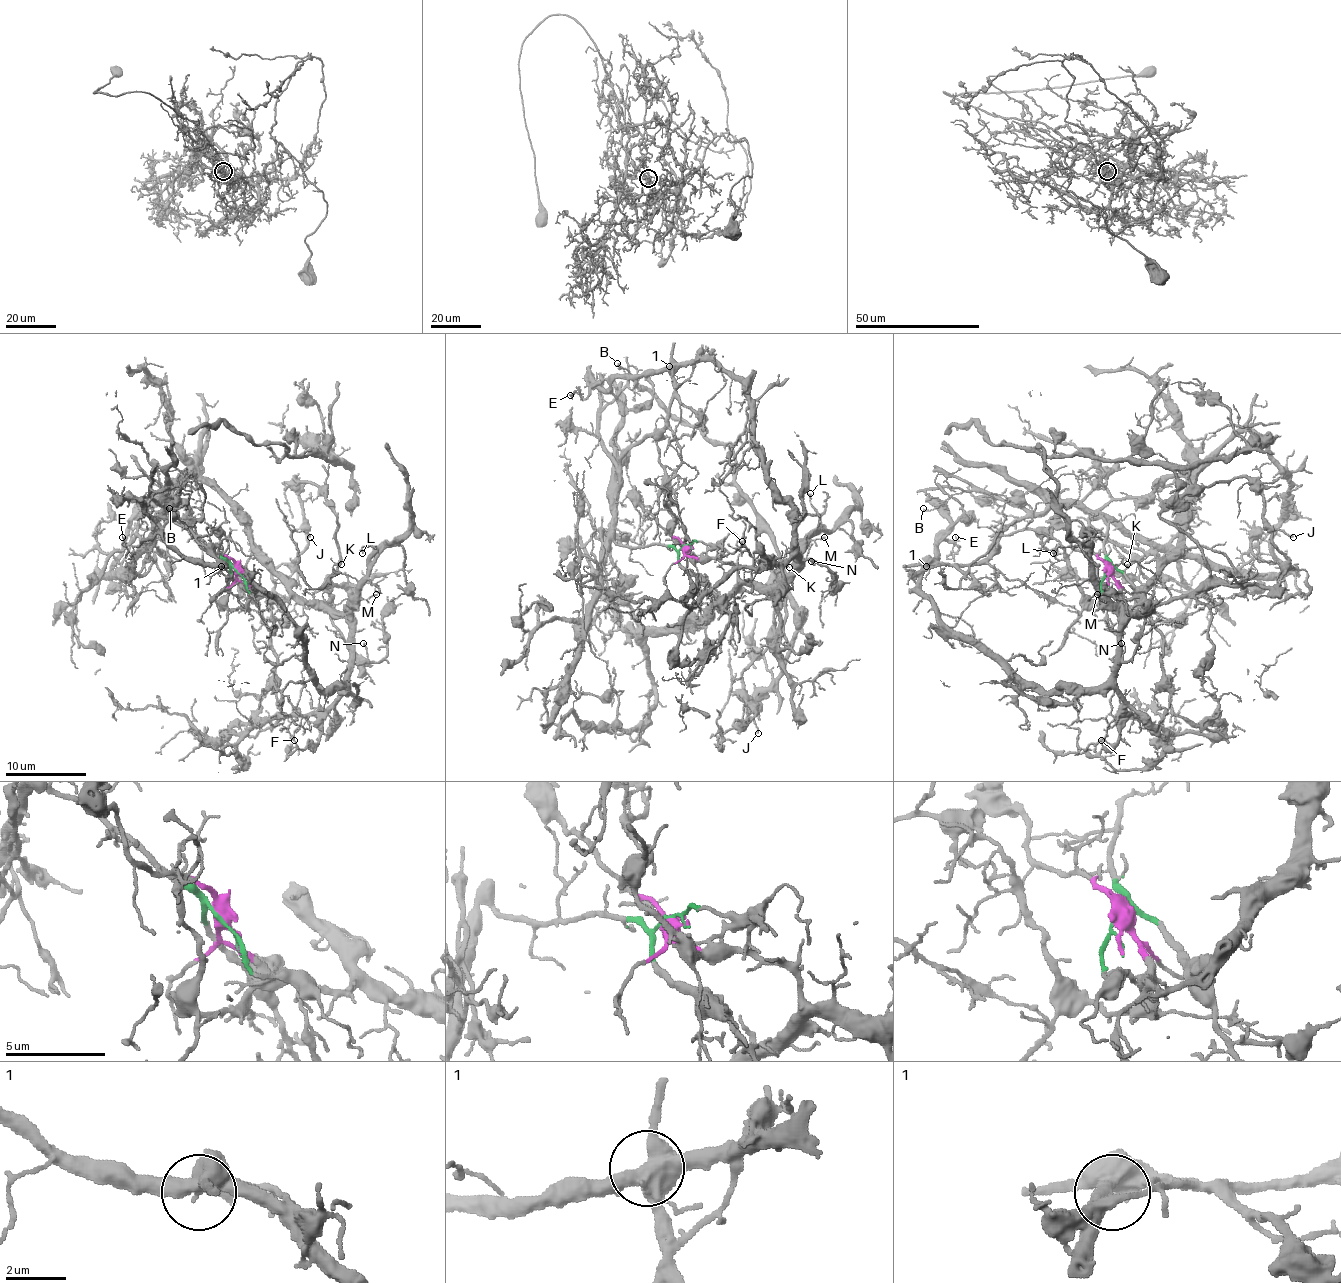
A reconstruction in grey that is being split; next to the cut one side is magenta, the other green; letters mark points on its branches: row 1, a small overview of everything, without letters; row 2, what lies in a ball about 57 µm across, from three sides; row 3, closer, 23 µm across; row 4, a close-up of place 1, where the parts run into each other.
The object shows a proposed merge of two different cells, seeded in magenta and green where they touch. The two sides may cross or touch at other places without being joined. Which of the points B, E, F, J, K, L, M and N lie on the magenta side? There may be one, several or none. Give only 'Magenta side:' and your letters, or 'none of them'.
Magenta side: E, F, J, K, L, M, N

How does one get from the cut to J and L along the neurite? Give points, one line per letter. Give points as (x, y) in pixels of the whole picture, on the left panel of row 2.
J: (237, 572), (257, 593), (323, 603), (332, 597), (340, 550), (336, 512), (325, 494), (295, 478), (309, 536)
L: (237, 572), (237, 579), (257, 593), (327, 605), (338, 613), (366, 574), (372, 546), (362, 546), (362, 552)

